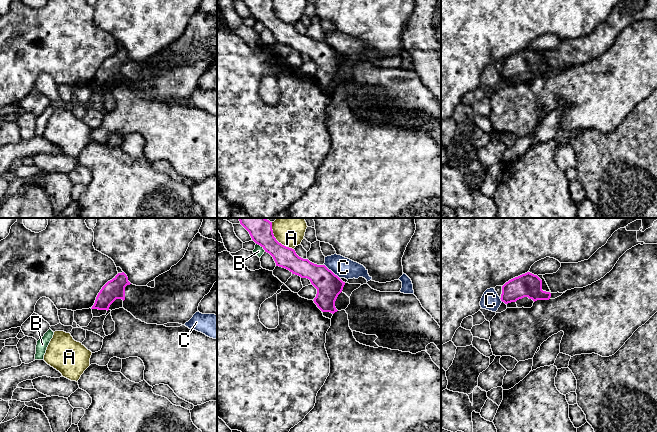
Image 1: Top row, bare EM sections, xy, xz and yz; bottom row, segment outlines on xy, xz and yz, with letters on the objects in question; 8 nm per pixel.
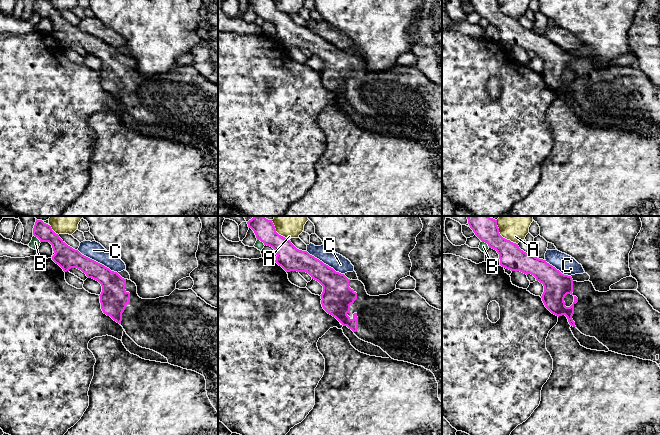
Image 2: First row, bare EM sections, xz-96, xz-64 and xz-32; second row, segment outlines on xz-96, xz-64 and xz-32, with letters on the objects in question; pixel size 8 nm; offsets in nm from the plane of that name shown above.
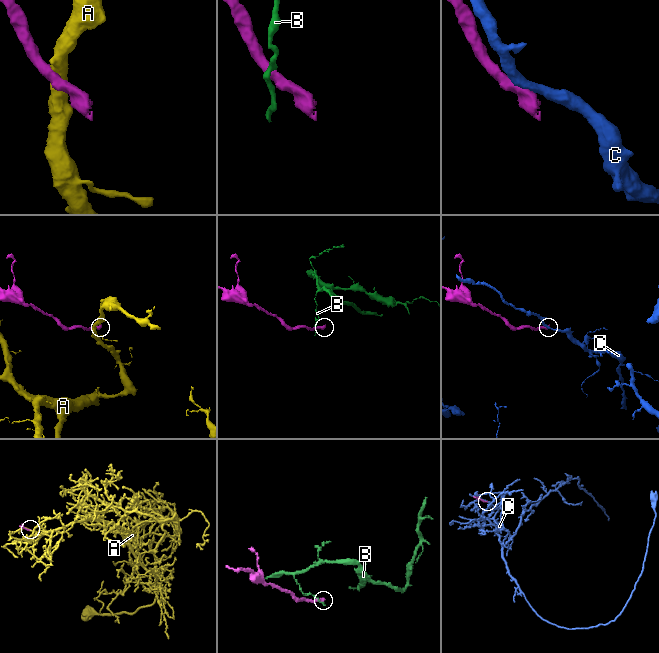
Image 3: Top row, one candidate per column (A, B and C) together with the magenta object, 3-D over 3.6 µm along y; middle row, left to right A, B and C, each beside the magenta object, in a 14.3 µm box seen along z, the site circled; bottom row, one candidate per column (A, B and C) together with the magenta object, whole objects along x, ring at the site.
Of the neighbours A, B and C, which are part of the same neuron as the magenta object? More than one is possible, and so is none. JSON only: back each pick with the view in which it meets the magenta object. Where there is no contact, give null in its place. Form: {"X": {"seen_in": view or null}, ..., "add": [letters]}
{"add": []}

